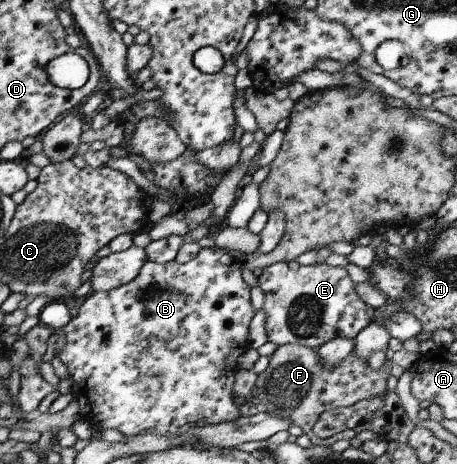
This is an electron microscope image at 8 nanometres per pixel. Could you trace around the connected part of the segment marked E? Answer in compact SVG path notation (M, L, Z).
M276 262L262 268L257 280L264 298L265 334L271 344L289 343L316 350L335 337L352 339L373 318L373 308L358 298L344 267Z

